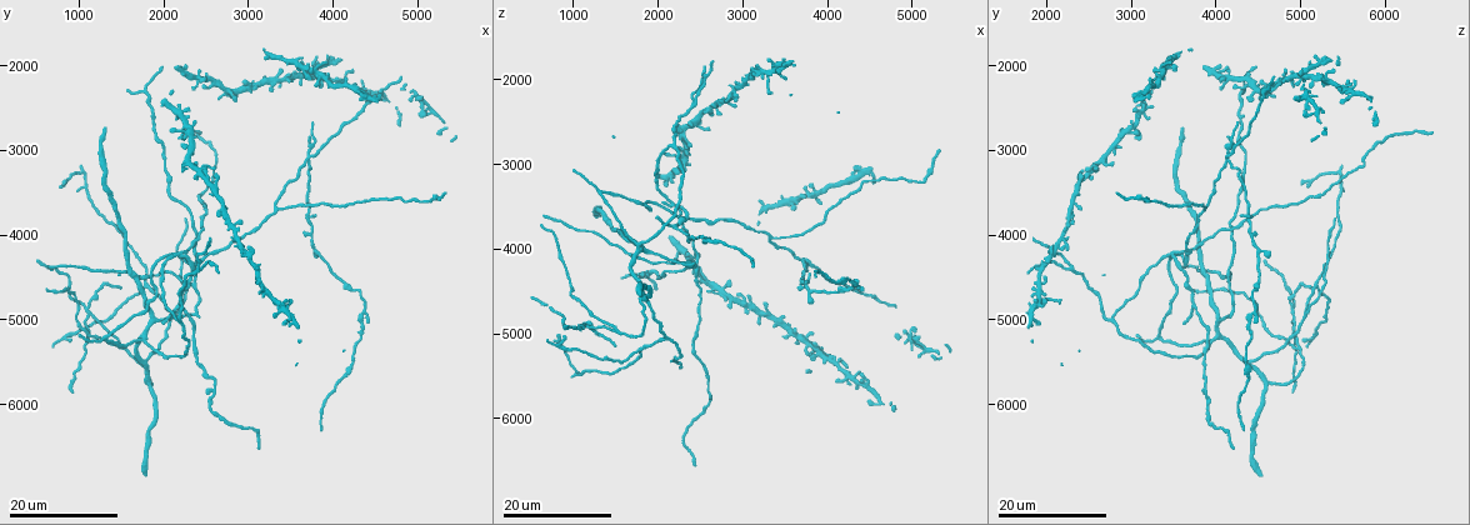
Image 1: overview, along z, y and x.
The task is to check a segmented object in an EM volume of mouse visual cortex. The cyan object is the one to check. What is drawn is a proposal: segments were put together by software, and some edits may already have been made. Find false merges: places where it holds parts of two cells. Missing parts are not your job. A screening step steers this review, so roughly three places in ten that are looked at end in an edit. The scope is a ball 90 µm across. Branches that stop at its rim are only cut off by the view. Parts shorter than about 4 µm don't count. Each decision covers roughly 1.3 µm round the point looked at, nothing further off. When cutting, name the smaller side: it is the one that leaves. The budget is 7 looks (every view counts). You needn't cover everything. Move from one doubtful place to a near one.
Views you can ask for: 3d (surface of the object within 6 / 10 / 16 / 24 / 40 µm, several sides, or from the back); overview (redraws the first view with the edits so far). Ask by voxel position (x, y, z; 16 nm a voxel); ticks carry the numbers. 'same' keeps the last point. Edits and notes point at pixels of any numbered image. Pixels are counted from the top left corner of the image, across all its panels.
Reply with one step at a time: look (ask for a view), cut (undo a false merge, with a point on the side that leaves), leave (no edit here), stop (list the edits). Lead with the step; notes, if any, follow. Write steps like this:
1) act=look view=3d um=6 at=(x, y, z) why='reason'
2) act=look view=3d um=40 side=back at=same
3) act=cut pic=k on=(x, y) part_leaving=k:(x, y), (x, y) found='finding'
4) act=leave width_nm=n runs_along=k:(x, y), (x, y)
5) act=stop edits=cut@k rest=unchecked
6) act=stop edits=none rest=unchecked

act=look view=3d um=16 at=(3350, 3650, 3900) why='arms part here'

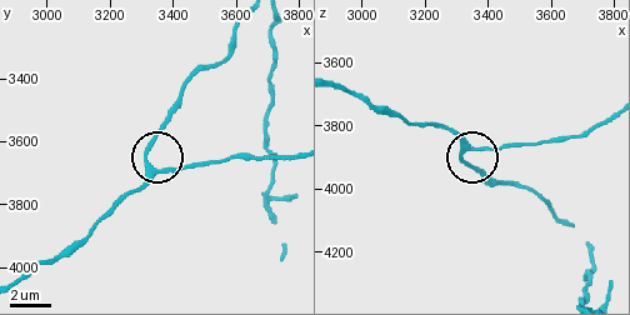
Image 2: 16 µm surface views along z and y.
act=look view=3d um=6 at=(3360, 3700, 3870)

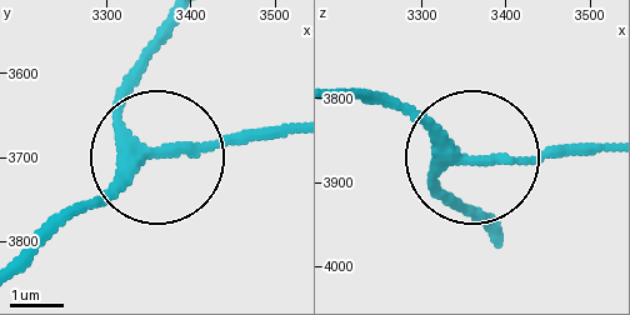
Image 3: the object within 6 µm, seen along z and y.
act=leave width_nm=200 runs_along=3:(33, 261), (154, 158), (288, 131) found='one cell here'

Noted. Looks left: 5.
act=look view=3d um=16 at=(1500, 5350, 4950)

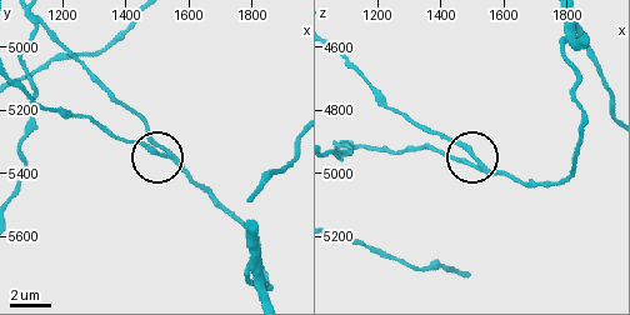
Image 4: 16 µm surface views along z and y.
act=look view=3d um=10 at=same

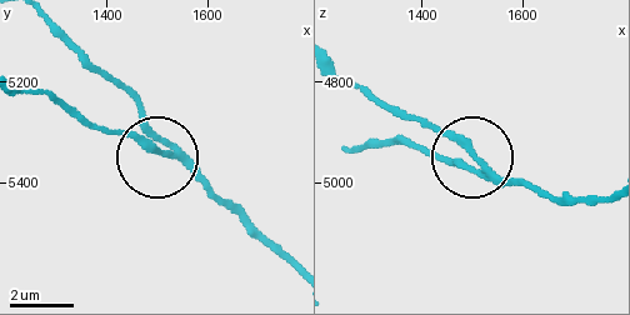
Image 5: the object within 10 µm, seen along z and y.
act=look view=3d um=10 side=back at=same

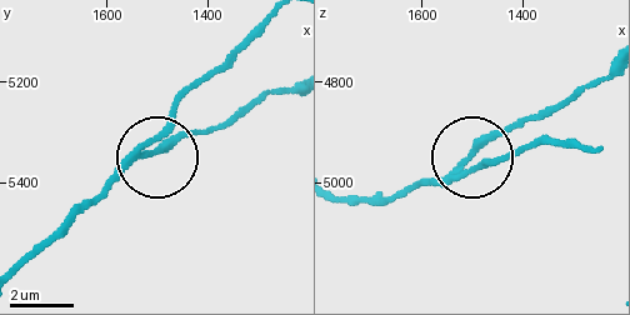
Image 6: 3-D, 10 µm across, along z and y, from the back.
act=leave width_nm=180 runs_along=6:(20, 266), (133, 163), (214, 128), (235, 109) found='continuous, no second cell'

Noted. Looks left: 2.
act=look view=3d um=16 at=(2200, 4200, 3450) why='three-way junction'

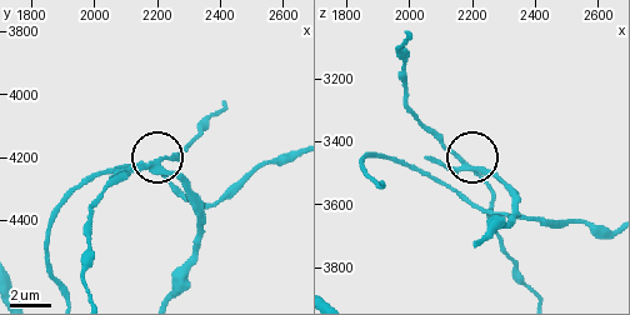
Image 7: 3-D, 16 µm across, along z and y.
act=look view=3d um=6 at=(2220, 4230, 3500) why='closer look'

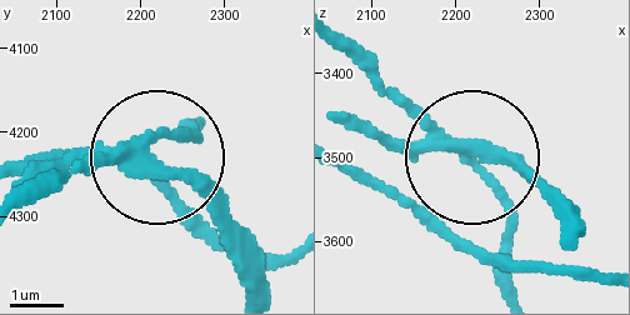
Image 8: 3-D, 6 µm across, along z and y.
act=cut pic=8 on=(368, 135) side_arm_um=52 part_leaving=8:(450, 145), (513, 159), (561, 226) found='a second cell is stuck on'

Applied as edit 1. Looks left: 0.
act=stop edits=cut@8 rest=unchecked

